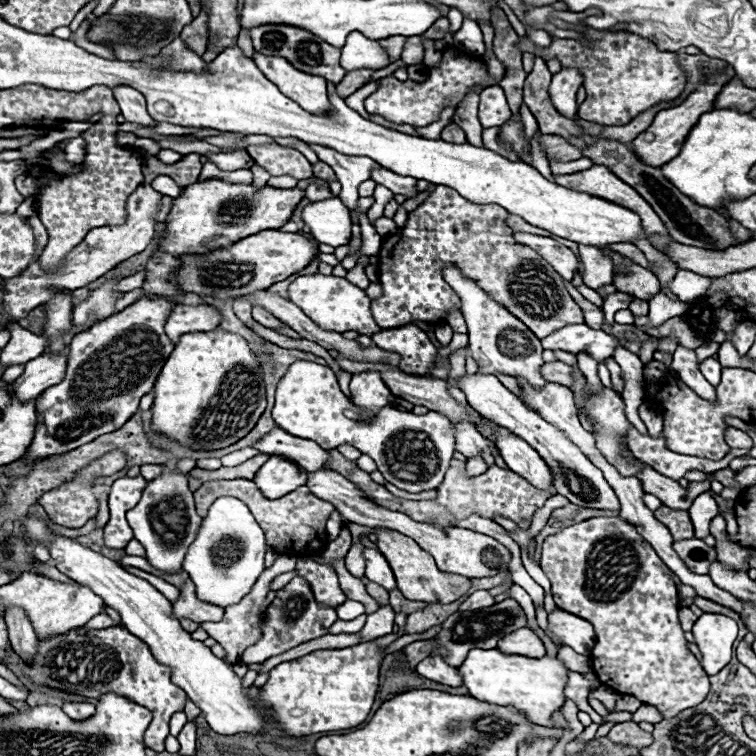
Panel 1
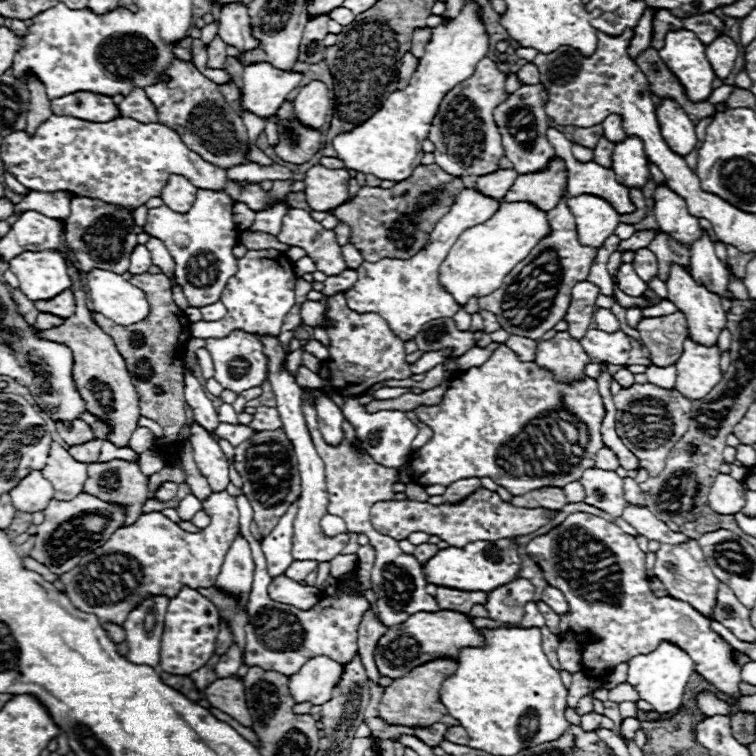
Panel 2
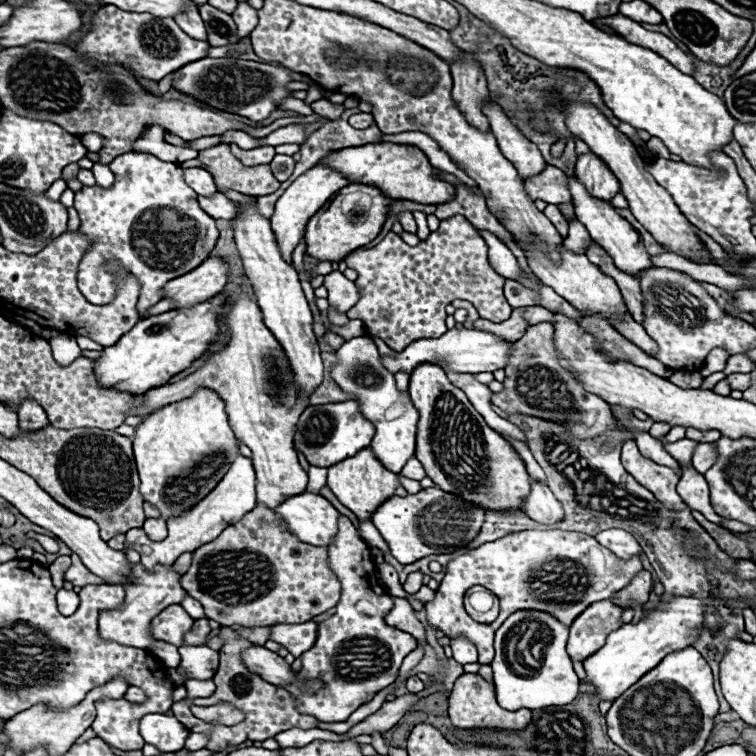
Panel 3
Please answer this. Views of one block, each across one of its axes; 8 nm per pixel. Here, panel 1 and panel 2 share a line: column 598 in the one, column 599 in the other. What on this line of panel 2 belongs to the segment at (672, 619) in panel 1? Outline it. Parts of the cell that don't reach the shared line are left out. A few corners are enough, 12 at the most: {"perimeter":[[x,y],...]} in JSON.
{"perimeter":[[570,514],[526,544],[558,588],[602,680],[676,642],[740,698],[740,666],[710,620],[650,590],[644,552],[604,518]]}

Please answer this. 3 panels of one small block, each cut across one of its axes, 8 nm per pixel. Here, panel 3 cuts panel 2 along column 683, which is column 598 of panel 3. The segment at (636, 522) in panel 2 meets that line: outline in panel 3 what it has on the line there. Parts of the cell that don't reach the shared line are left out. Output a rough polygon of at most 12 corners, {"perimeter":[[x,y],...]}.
{"perimeter":[[622,528],[596,534],[604,548],[618,558],[638,556],[642,552],[630,532]]}

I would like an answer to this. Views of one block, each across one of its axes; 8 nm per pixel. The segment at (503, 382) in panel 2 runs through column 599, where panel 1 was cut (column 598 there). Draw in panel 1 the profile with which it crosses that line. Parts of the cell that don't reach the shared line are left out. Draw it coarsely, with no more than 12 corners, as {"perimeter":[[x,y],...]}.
{"perimeter":[[572,366],[574,402],[592,422],[596,448],[620,474],[636,476],[624,438],[632,424],[624,400],[602,386],[582,394],[586,376]]}

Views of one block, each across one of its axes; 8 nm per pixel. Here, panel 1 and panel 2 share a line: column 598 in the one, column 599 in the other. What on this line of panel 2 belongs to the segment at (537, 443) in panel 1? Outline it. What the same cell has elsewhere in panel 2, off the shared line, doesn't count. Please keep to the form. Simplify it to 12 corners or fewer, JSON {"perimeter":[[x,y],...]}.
{"perimeter":[[590,468],[580,478],[586,504],[614,518],[626,500],[616,472]]}

